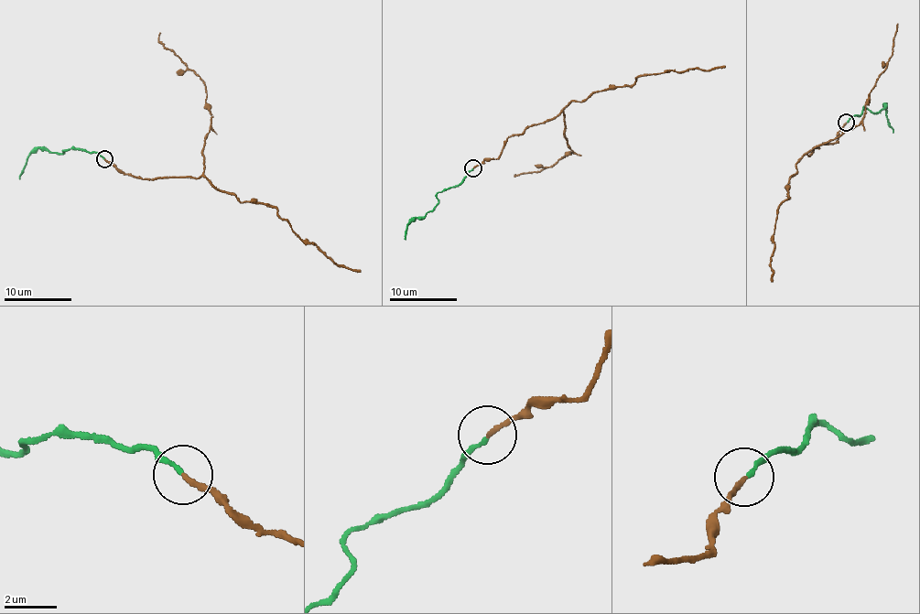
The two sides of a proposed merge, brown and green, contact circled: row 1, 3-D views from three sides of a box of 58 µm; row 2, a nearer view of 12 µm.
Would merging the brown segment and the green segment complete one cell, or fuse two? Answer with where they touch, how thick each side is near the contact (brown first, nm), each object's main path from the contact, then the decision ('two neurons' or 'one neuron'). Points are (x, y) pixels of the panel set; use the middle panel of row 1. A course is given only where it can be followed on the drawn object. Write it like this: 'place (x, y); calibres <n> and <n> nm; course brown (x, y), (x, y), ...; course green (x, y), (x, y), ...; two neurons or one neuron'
place (473, 167); calibres 180 and 180 nm; course brown (472, 167), (496, 158), (510, 136), (551, 121), (566, 106), (600, 91), (628, 87), (643, 76), (725, 66); course green (472, 169), (453, 187), (438, 192), (438, 204), (431, 210), (407, 224), (405, 240); two neurons

